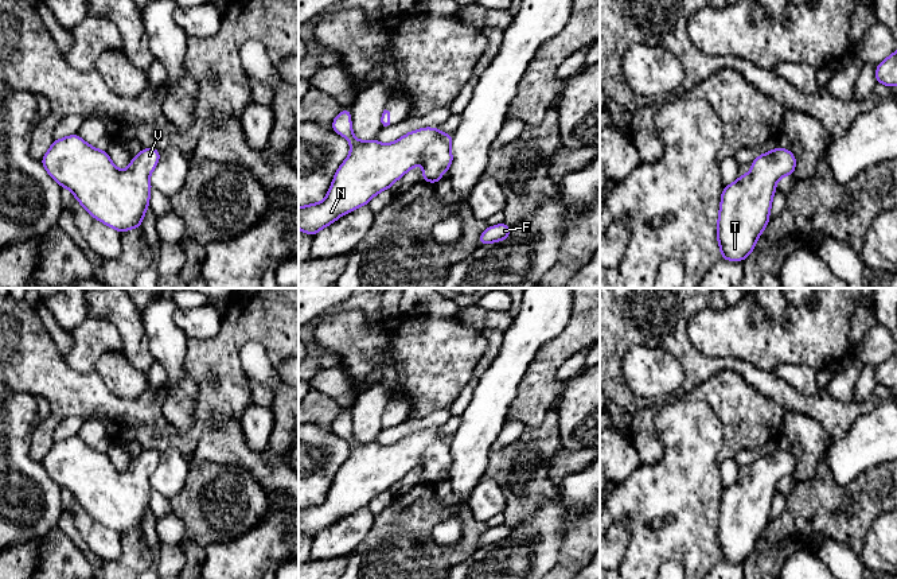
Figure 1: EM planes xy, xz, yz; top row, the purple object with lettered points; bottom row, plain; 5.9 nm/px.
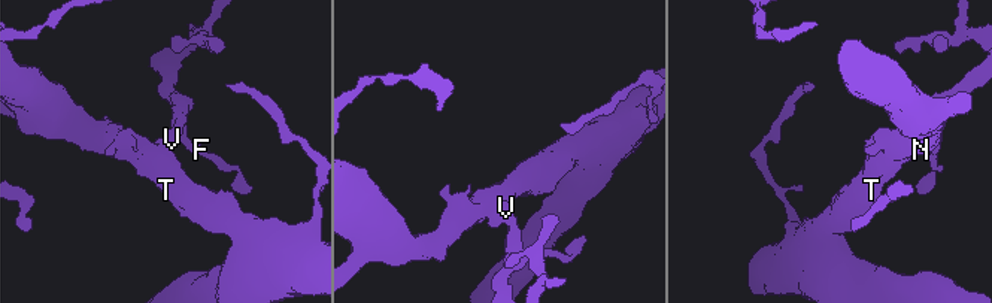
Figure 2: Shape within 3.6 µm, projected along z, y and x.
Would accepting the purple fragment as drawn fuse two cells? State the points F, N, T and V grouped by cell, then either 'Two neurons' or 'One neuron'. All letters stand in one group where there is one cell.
Groups: F N T V. One neuron

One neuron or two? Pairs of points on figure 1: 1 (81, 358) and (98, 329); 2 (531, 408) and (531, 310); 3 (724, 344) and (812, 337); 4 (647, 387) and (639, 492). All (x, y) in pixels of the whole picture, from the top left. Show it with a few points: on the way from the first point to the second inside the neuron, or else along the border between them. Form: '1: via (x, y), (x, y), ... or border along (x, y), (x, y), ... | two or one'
1: via (85, 352), (88, 344), (96, 335) | one
2: border along (554, 338), (549, 339), (538, 350), (517, 388) | two
3: via (745, 338), (791, 338) | one
4: border along (671, 396), (660, 400) | two

